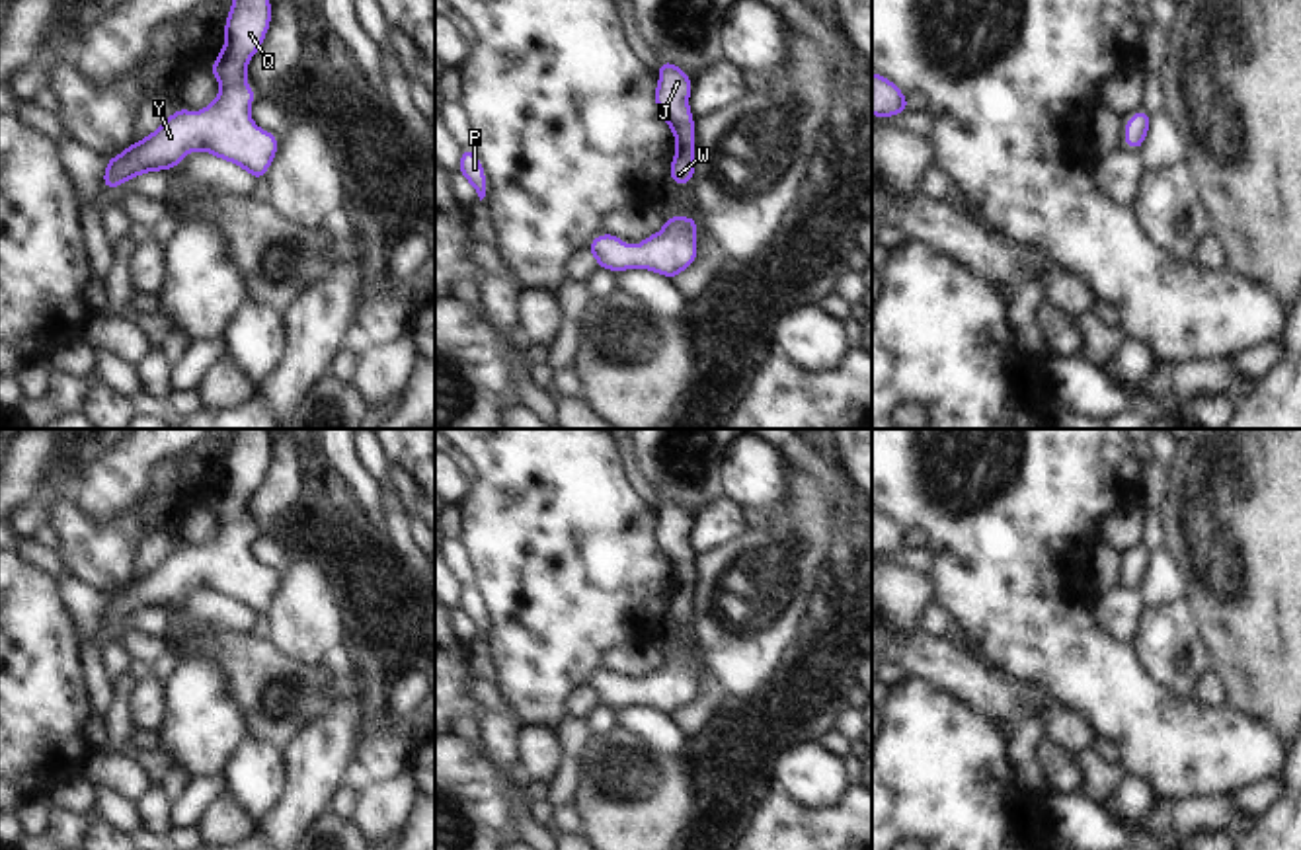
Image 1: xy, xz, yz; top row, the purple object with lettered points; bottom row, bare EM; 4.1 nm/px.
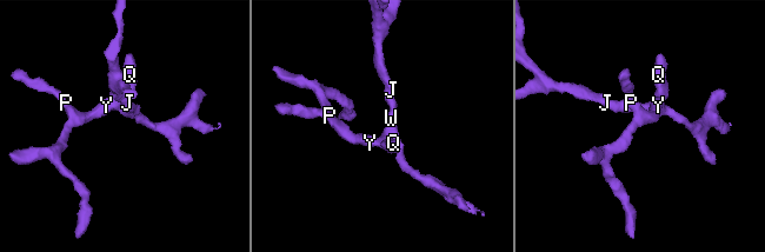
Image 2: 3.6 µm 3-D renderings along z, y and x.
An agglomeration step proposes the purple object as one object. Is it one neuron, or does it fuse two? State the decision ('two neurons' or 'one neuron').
one neuron

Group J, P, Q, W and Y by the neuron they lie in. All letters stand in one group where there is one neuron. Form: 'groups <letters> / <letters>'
groups J P Q W Y

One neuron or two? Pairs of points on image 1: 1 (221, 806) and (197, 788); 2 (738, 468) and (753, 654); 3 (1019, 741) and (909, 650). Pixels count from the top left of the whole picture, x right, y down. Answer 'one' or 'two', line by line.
1: two
2: two
3: one

